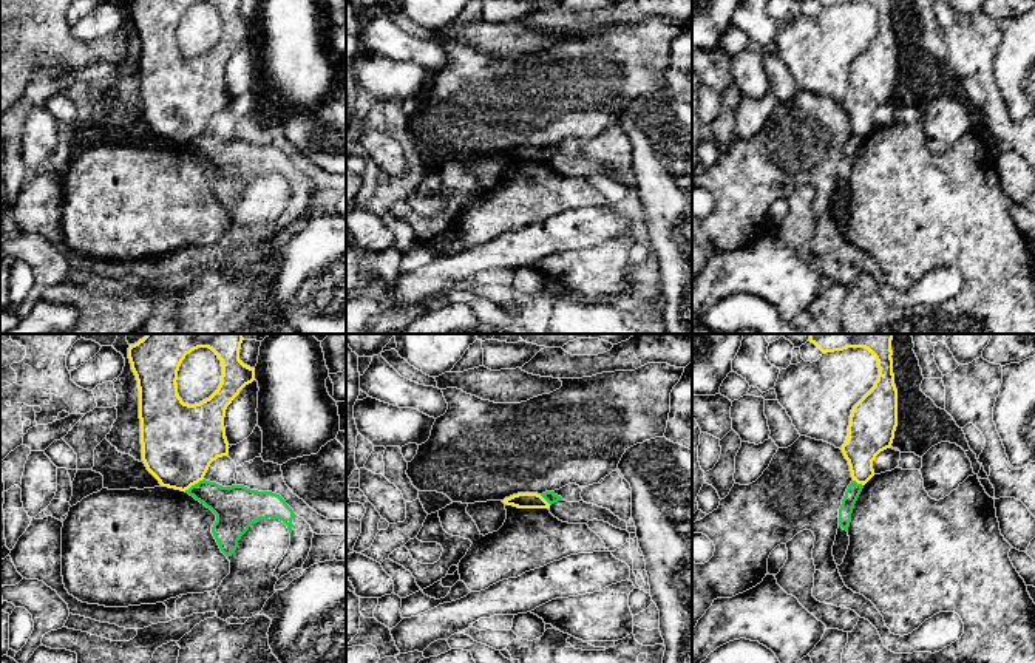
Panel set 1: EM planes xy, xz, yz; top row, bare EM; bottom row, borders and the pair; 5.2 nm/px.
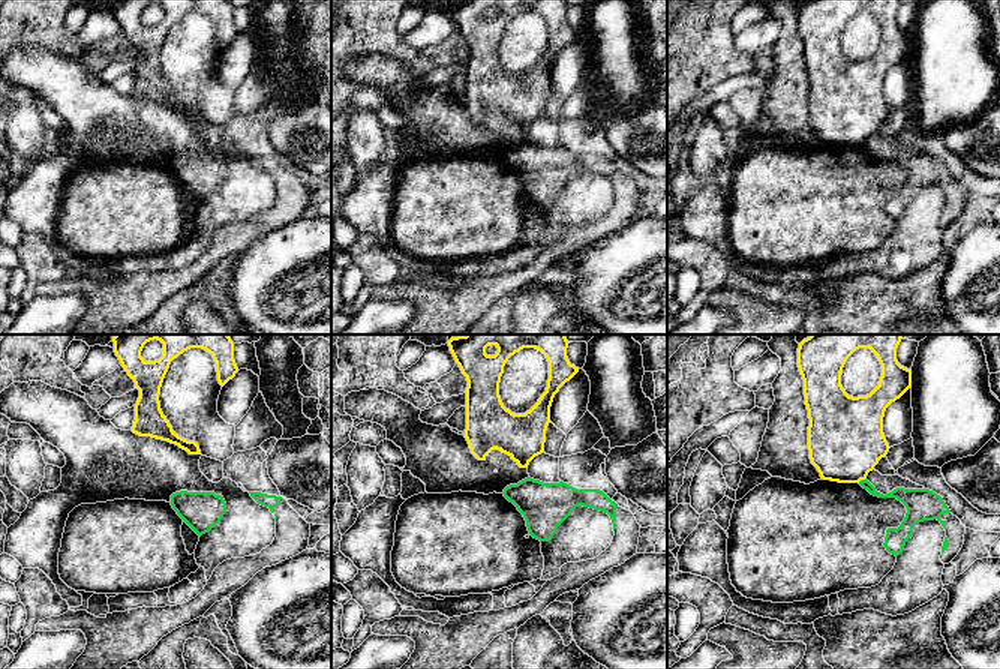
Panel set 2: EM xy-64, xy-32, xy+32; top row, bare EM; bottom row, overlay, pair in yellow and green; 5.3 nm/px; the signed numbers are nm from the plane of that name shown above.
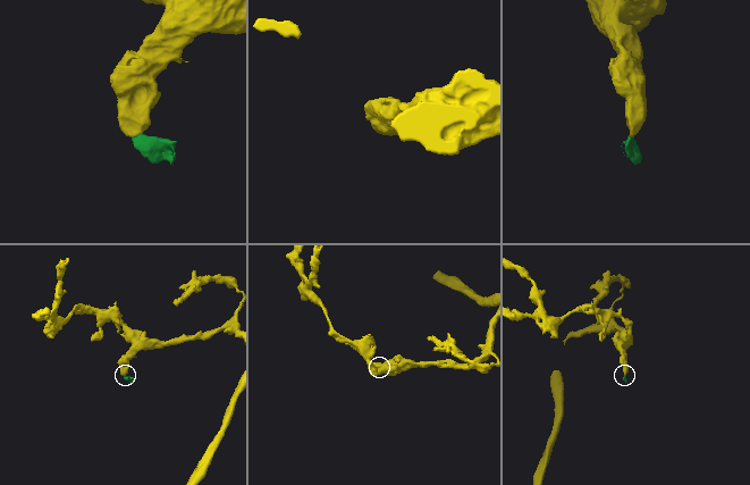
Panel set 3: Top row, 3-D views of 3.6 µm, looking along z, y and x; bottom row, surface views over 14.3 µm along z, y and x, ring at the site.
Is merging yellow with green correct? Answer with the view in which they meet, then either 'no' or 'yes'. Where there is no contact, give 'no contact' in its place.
contact in xy; no

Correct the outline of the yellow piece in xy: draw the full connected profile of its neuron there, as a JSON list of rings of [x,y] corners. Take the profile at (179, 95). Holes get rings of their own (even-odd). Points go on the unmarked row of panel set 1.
[[[130,0],[128,12],[139,42],[139,73],[142,114],[147,124],[159,134],[162,141],[185,145],[204,133],[210,117],[218,111],[229,108],[224,71],[226,63],[239,45],[255,34],[255,22],[239,14],[241,0]],[[198,2],[212,3],[221,14],[222,29],[218,43],[205,54],[188,59],[178,48],[178,25],[187,8]]]

